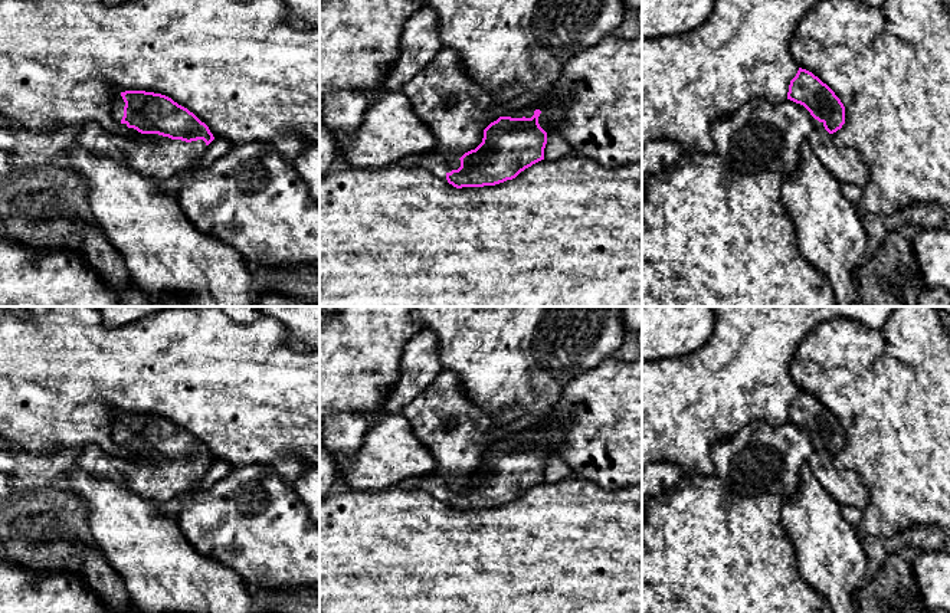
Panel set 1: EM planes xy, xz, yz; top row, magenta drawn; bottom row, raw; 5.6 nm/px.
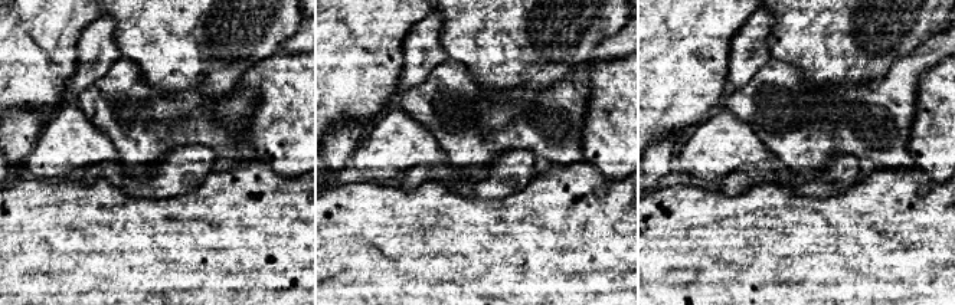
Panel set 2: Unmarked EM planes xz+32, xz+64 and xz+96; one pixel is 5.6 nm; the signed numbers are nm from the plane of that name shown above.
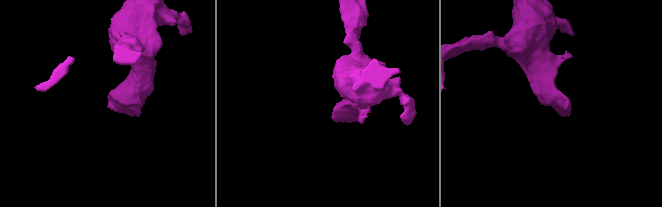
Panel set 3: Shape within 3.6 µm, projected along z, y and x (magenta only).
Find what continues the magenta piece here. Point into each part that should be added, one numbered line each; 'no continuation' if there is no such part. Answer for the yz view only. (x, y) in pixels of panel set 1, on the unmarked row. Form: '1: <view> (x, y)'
1: yz (845, 487)

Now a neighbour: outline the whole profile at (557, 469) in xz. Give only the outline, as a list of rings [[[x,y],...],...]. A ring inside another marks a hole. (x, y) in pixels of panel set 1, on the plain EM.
[[[551,456],[547,459],[544,482],[560,482],[573,475],[576,475],[574,468],[566,463],[560,456]]]

